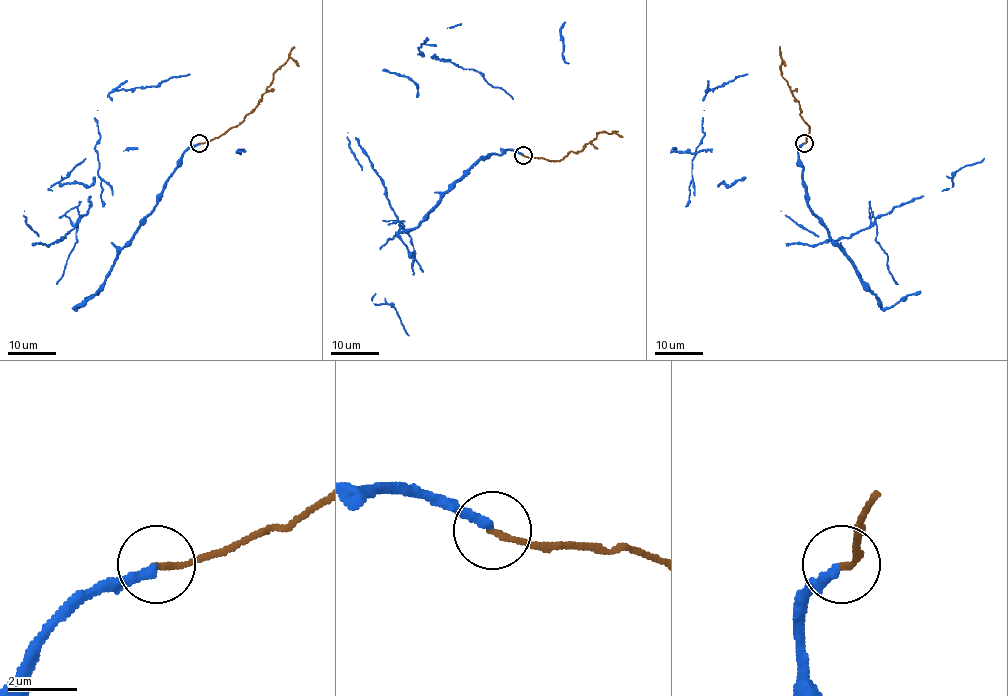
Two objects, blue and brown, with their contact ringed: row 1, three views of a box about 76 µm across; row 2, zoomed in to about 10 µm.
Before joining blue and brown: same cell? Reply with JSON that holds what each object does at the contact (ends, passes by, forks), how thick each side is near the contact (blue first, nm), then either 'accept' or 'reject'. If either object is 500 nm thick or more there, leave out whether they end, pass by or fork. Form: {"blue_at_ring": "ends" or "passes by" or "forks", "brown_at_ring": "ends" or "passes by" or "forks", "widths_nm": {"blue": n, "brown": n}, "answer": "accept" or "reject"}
{"blue_at_ring": "ends", "brown_at_ring": "ends", "widths_nm": {"blue": 280, "brown": 180}, "answer": "reject"}

